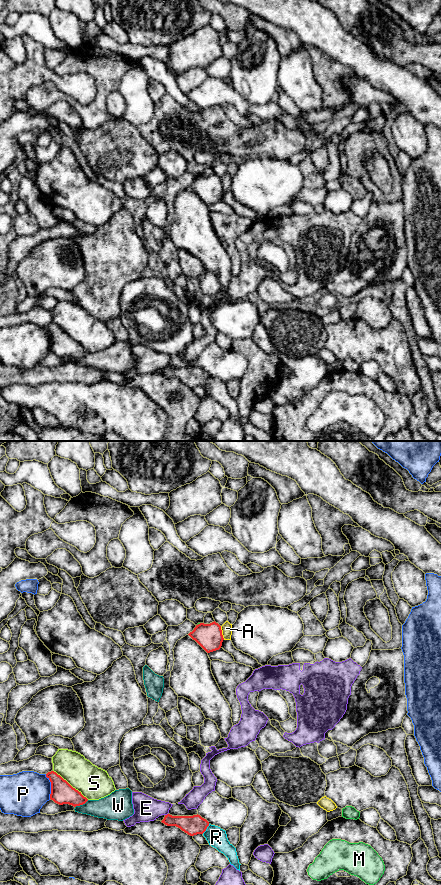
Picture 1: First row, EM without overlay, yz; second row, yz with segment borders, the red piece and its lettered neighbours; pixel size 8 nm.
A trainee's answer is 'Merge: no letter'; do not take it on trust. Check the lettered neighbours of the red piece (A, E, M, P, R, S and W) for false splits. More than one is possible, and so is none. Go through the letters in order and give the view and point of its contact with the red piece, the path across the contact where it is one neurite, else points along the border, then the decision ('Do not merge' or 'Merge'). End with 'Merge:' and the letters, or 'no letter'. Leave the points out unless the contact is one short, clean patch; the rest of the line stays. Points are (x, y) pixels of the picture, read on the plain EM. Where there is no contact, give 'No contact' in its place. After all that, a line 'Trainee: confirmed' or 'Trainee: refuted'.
A: Touches red at yz (221, 185). Boundary: yz (220, 178), (224, 191). Do not merge
E: Touches red at yz (167, 366). Do not merge
M: Touches red at yz (198, 176). Do not merge
P: Touches red at yz (51, 338). Do not merge
R: Touches red at yz (206, 380). Boundary: yz (209, 376), (202, 385). Do not merge
S: Touches red at yz (70, 337). Do not merge
W: Touches red at yz (81, 356). Do not merge
Merge: no letter
Trainee: confirmed

